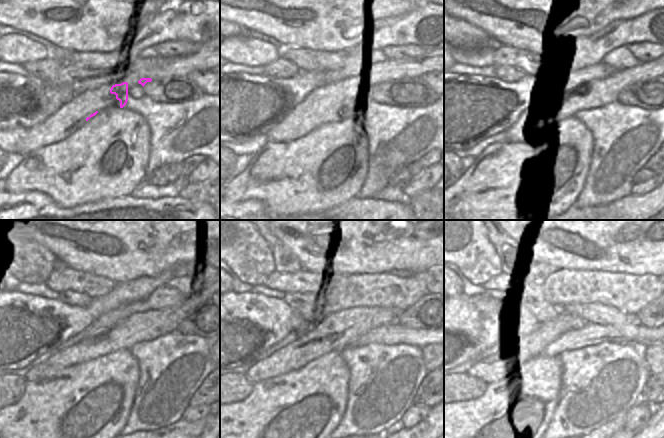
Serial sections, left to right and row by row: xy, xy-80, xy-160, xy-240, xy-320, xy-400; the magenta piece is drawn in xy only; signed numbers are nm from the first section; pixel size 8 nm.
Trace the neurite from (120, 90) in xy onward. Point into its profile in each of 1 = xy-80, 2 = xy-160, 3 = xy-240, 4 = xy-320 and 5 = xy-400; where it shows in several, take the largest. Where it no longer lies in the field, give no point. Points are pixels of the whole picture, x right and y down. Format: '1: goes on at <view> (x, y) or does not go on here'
1: goes on at xy-80 (346, 88)
2: goes on at xy-160 (600, 94)
3: goes on at xy-240 (144, 326)
4: goes on at xy-320 (342, 329)
5: goes on at xy-400 (512, 358)

